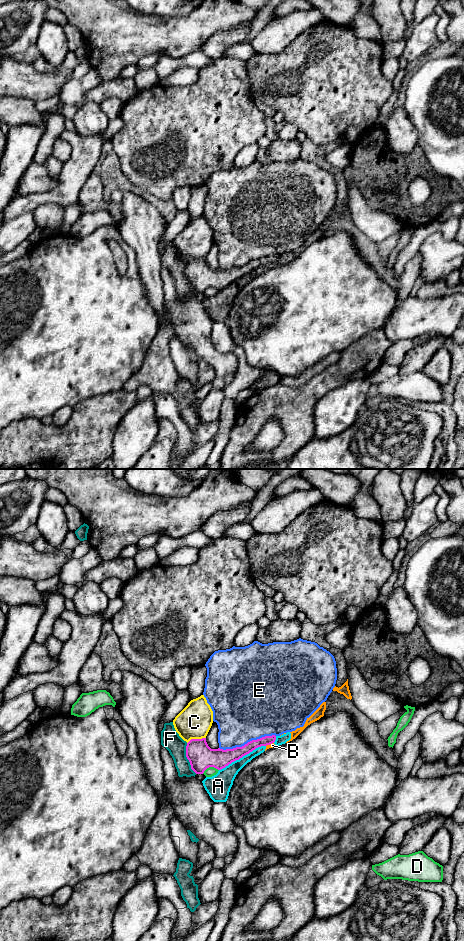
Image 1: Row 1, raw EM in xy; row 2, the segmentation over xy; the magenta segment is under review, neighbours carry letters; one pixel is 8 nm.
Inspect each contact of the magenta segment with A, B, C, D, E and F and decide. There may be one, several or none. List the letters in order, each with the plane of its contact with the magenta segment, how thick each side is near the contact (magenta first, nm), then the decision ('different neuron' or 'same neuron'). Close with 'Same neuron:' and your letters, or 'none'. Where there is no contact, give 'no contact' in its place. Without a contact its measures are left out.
A: contact in xy; calibres 160 and 160 nm; different neuron
B: contact in xy; calibres 90 and 40 nm; different neuron
C: contact in xy; calibres 200 and 280 nm; different neuron
D: contact in xy; calibres 200 and 80 nm; different neuron
E: contact in xy; calibres 140 and 480 nm; different neuron
F: contact in xy; calibres 200 and 160 nm; different neuron
Same neuron: none

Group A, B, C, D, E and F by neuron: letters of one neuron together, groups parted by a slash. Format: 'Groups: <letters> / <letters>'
Groups: A B / C / D / E / F

